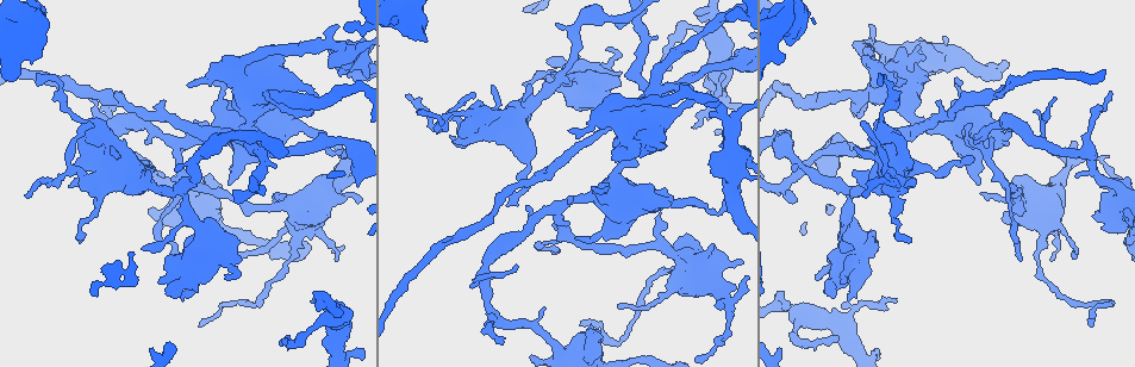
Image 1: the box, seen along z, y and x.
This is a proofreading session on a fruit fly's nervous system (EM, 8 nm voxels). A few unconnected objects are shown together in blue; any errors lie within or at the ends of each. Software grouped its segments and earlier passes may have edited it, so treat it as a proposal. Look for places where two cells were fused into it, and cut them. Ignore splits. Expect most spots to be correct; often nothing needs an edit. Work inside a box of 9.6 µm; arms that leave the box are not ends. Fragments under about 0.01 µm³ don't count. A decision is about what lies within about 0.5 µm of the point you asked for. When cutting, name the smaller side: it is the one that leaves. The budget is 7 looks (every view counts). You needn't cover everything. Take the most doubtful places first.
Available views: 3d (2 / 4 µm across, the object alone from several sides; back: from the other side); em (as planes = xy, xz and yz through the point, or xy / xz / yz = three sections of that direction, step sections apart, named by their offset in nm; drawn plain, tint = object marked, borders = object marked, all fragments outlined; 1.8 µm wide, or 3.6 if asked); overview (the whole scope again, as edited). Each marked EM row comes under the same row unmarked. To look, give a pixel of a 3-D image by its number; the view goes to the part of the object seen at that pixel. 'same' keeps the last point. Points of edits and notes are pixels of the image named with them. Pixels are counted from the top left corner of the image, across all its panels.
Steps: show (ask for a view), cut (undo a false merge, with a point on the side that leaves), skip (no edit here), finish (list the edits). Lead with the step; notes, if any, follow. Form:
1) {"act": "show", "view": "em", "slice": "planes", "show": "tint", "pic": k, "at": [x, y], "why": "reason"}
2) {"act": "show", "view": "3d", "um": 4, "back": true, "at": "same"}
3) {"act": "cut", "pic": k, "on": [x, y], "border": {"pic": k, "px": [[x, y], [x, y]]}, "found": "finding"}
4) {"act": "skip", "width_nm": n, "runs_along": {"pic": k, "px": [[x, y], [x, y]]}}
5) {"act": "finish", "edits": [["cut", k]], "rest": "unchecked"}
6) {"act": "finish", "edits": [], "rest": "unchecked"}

{"act": "show", "view": "3d", "um": 2, "back": true, "pic": 1, "at": [885, 168], "why": "arms part here"}

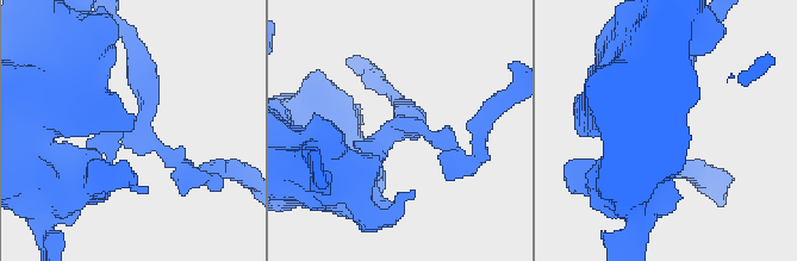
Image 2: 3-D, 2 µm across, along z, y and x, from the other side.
{"act": "show", "view": "em", "slice": "xy", "step": 4, "show": "tint", "pic": 2, "at": [136, 126], "arms": 3}

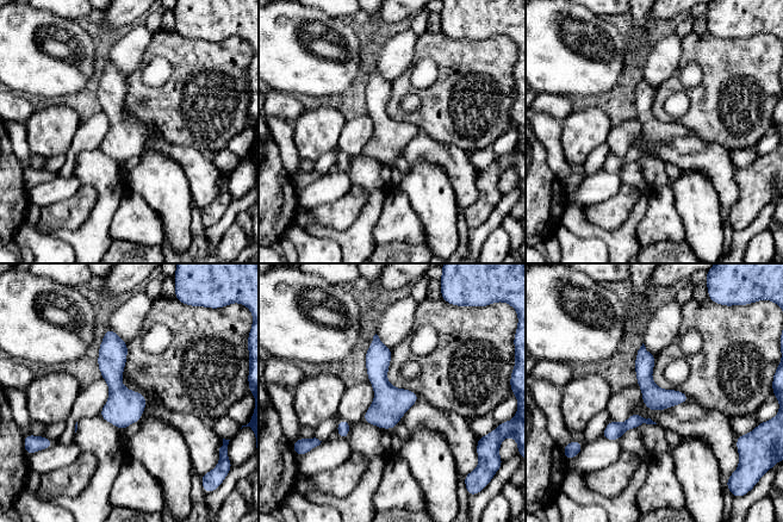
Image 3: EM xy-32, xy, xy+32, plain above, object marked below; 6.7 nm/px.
{"act": "skip", "runs_along": {"pic": 3, "px": [[109, 331], [123, 426]]}, "found": "continuous, no second cell"}

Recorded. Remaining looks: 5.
{"act": "show", "view": "3d", "um": 4, "pic": 1, "at": [306, 333], "why": "narrows sharply"}

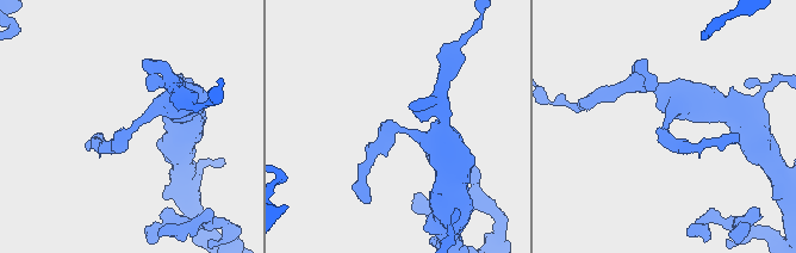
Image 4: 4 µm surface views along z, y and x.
{"act": "show", "view": "em", "slice": "xz", "step": 16, "show": "tint", "pic": 4, "at": [134, 125]}

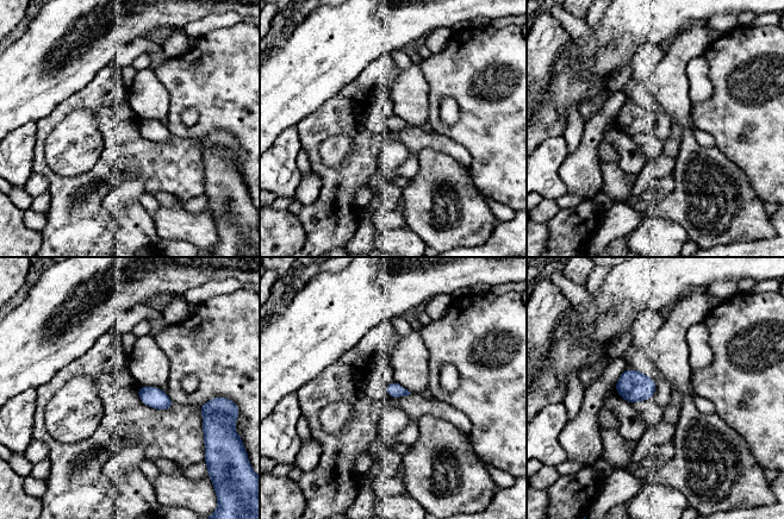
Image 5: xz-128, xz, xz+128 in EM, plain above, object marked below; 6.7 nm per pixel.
{"act": "show", "view": "em", "slice": "planes", "show": "tint", "at": "same"}

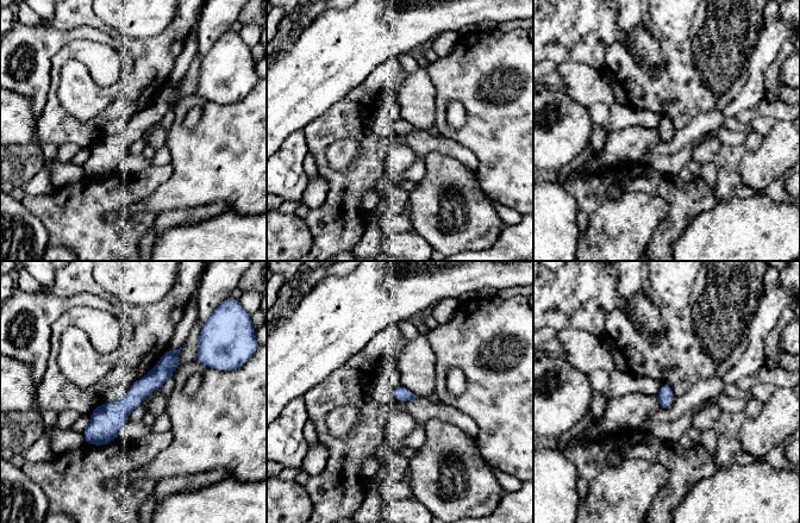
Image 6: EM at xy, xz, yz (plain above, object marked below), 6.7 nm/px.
{"act": "skip", "arm_widths_nm": [180, 440], "found": "all the same cell"}

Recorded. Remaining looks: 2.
{"act": "show", "view": "em", "slice": "xz", "step": 16, "show": "tint", "pic": 1, "at": [1077, 155]}

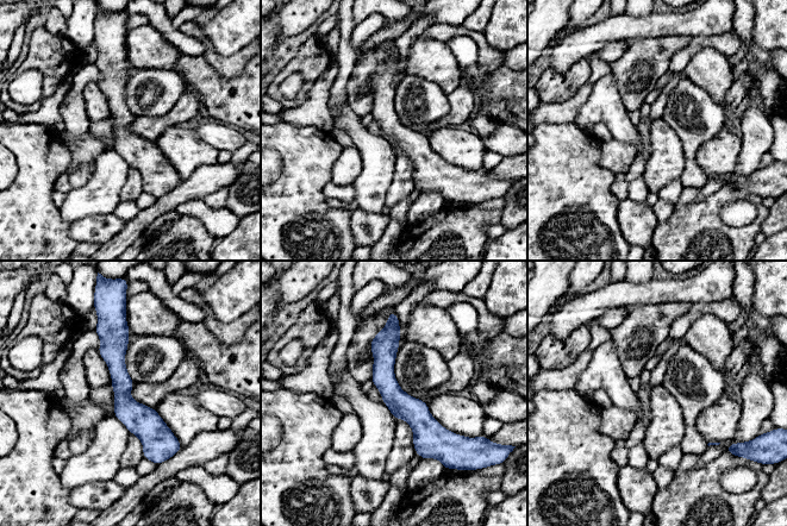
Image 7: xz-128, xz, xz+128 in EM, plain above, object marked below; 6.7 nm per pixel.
{"act": "show", "view": "em", "slice": "planes", "show": "tint", "at": "same", "why": "another direction"}

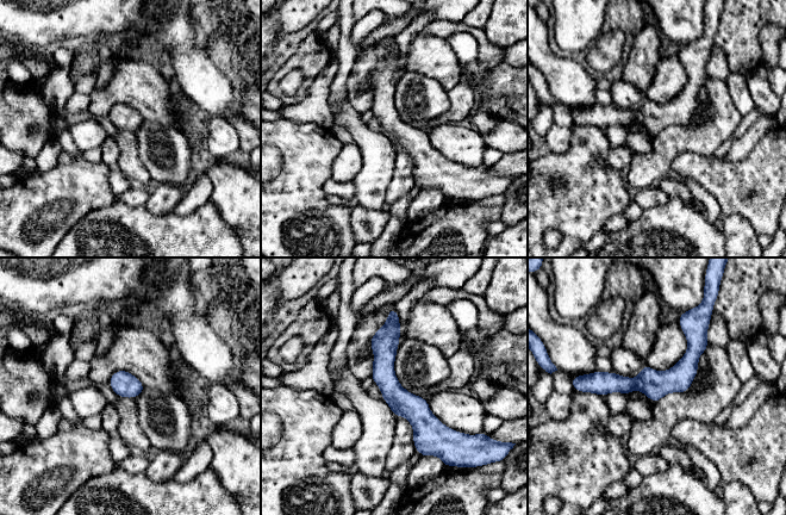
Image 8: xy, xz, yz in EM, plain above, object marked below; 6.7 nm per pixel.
{"act": "skip", "found": "all the same cell"}

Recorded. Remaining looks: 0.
{"act": "finish", "edits": [], "rest": "unchecked"}

